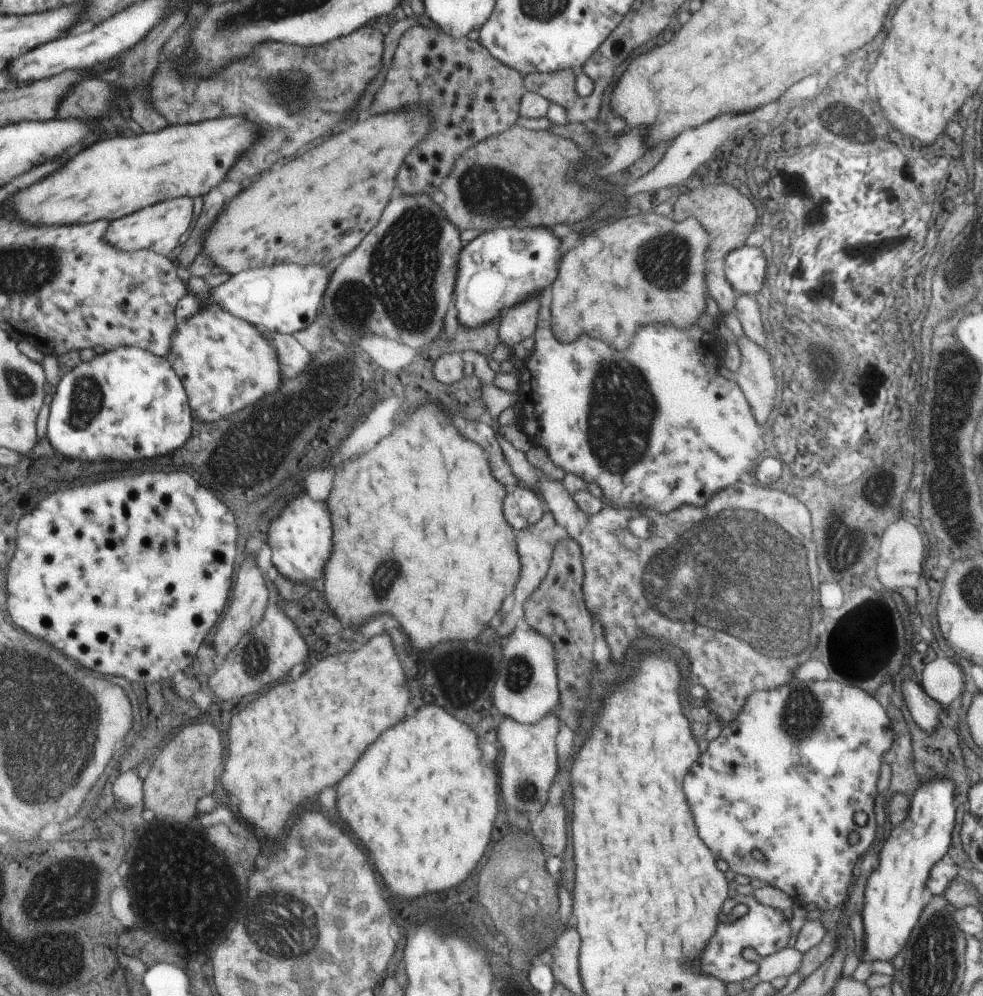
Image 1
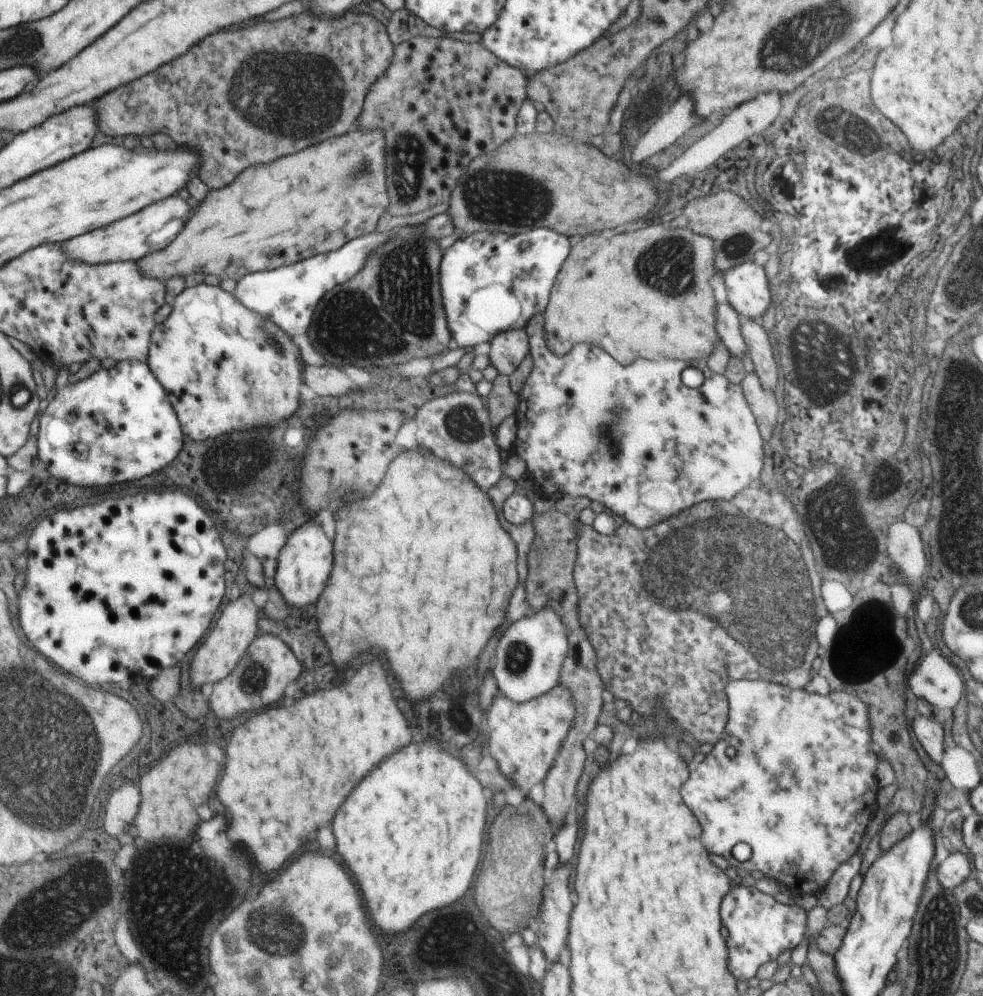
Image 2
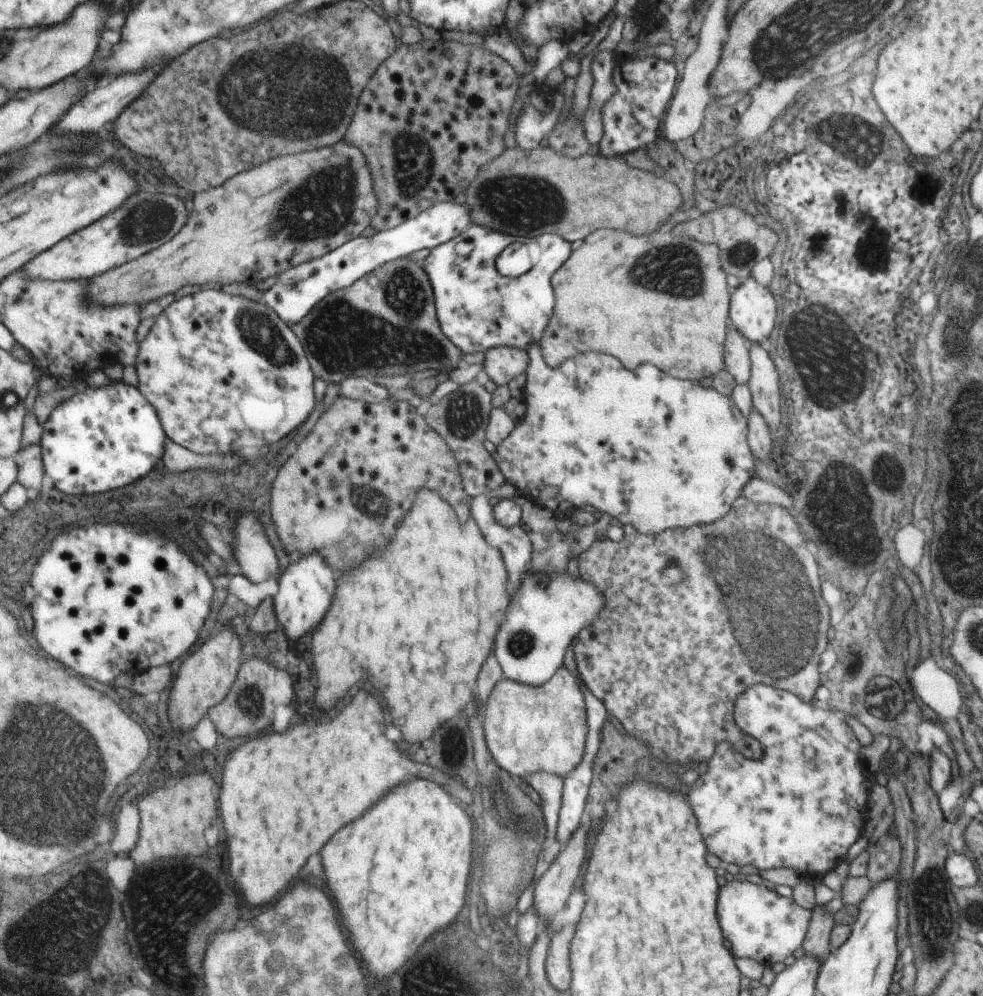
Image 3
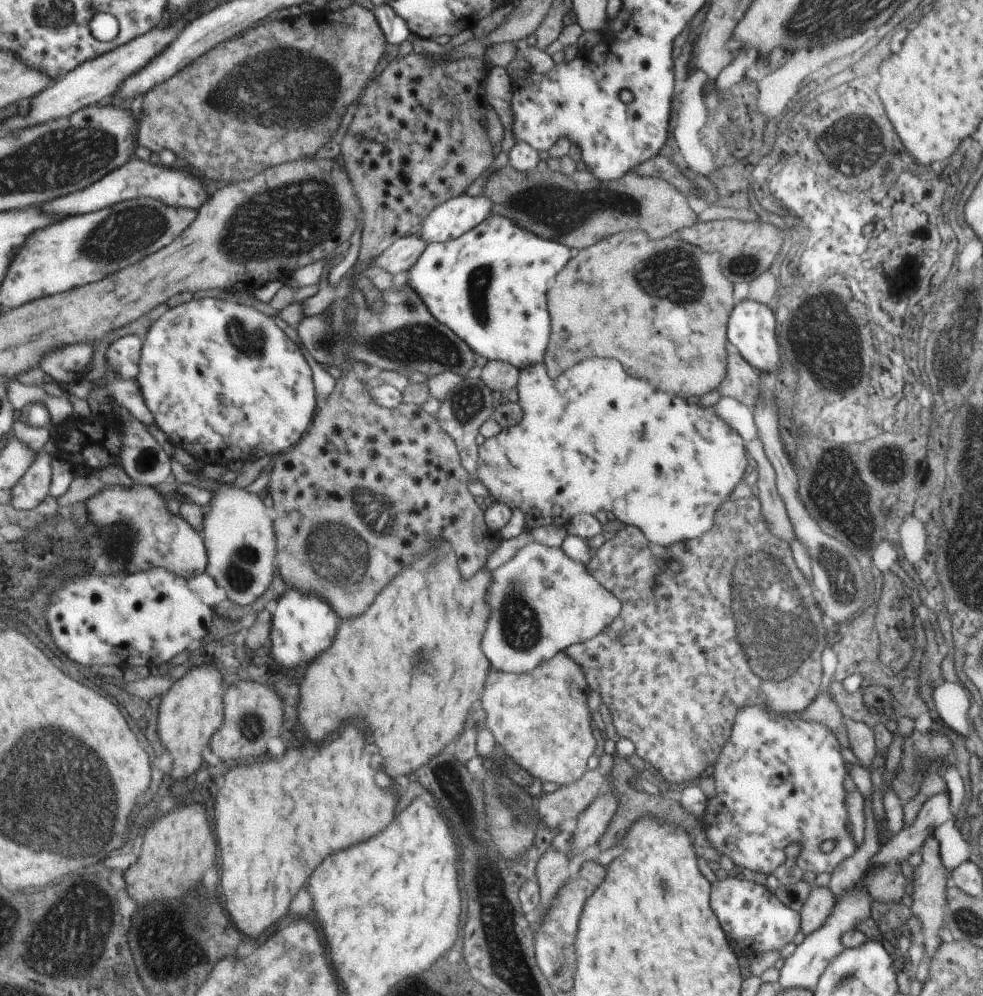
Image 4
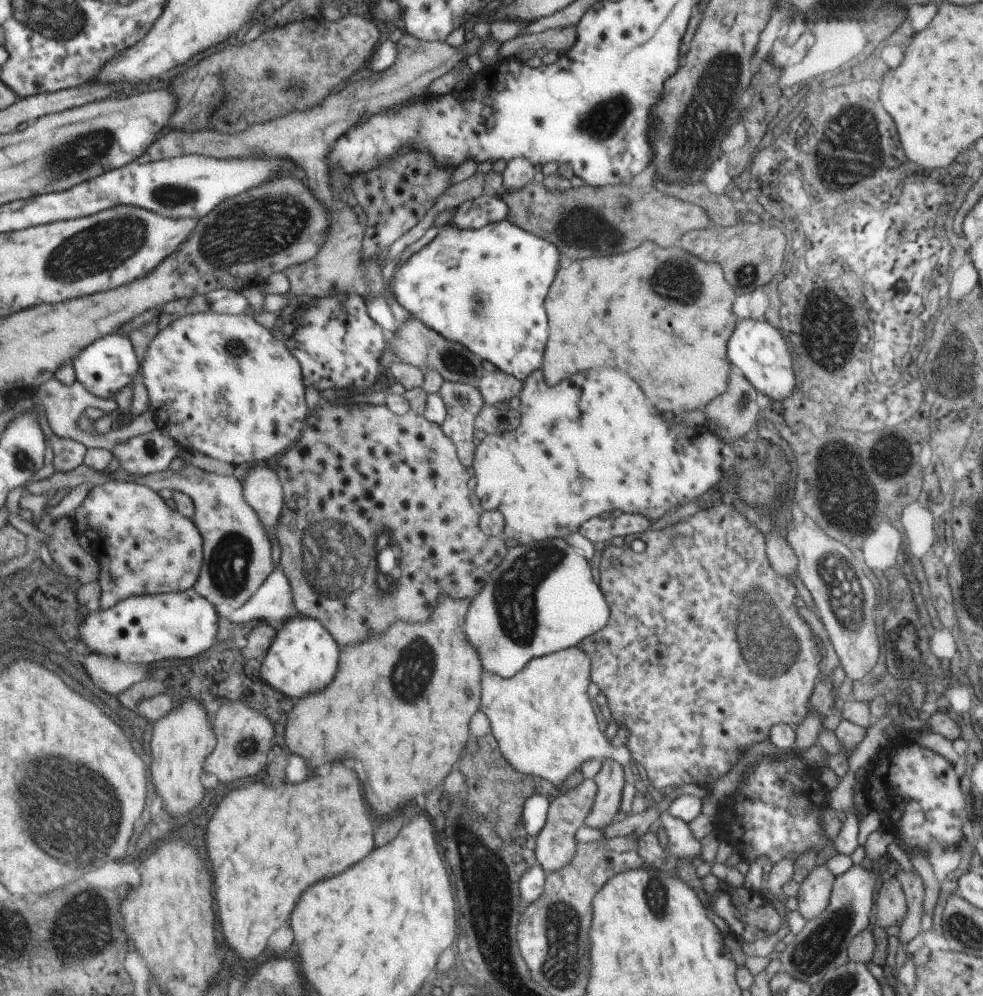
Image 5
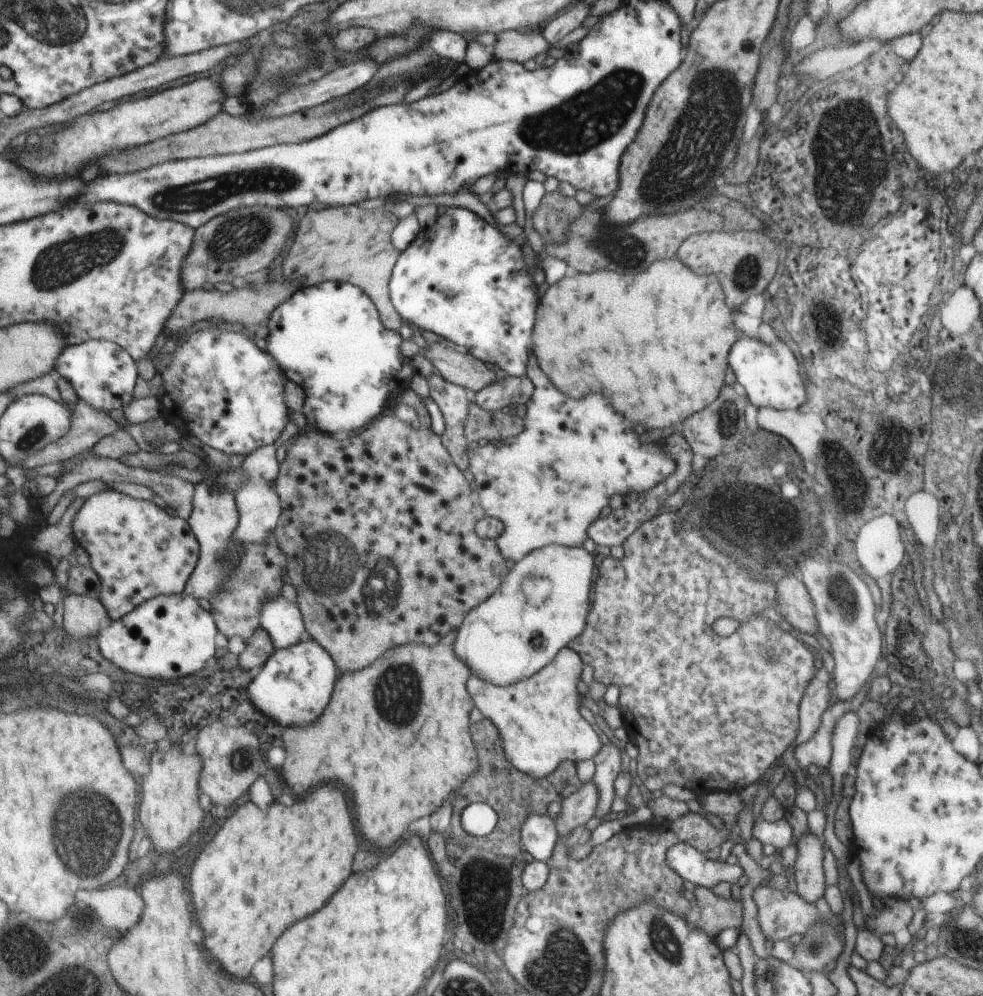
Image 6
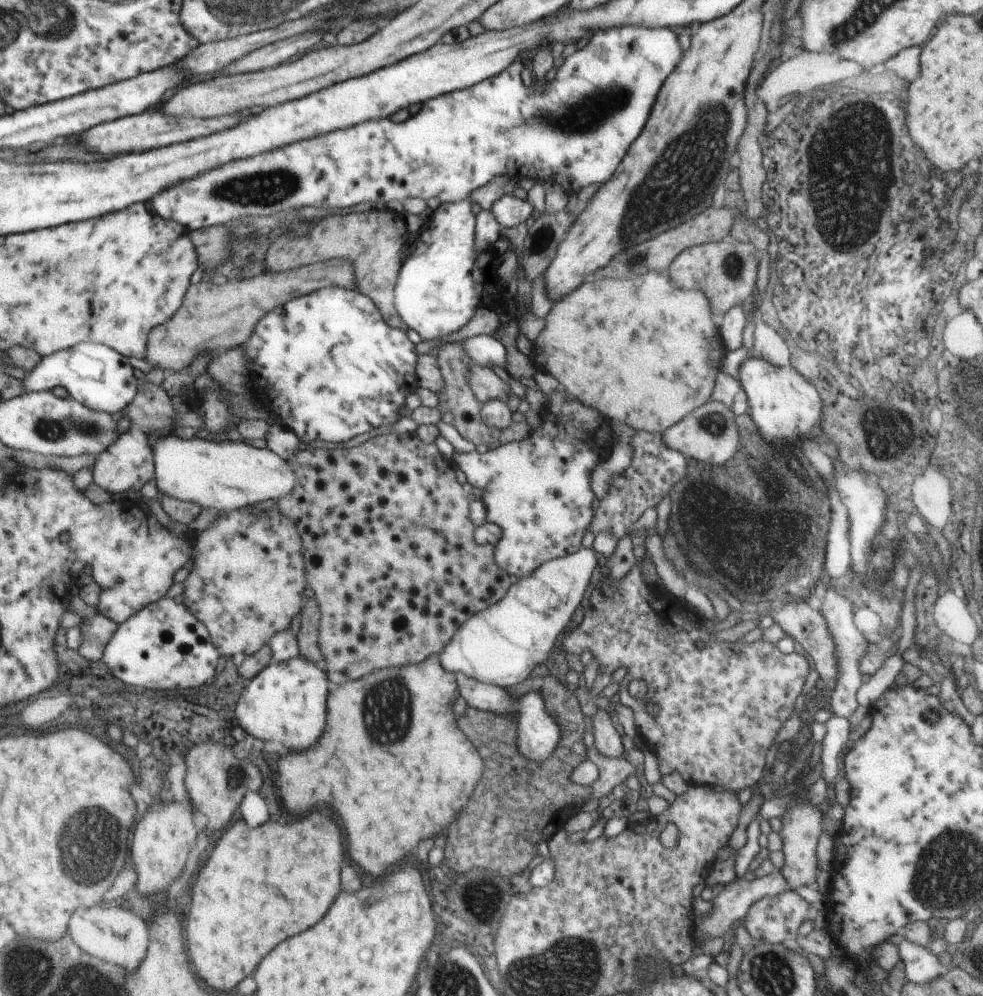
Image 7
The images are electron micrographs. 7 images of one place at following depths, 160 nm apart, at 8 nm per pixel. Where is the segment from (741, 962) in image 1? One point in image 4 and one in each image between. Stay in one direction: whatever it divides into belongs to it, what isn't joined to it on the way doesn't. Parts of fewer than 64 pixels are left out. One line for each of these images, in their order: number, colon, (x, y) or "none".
2: (764, 928)
3: (761, 925)
4: (755, 917)

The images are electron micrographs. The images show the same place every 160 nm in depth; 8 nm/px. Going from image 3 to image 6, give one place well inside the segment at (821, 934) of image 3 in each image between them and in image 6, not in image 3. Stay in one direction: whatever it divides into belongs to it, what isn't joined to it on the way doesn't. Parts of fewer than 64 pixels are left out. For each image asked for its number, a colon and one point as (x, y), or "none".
4: (818, 904)
5: (813, 896)
6: (808, 869)

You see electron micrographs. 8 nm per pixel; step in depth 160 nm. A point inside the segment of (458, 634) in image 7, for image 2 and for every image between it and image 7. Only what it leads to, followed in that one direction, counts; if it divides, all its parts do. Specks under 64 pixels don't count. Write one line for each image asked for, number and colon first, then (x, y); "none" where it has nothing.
2: (530, 655)
3: (544, 616)
4: (541, 601)
5: (542, 598)
6: (542, 604)

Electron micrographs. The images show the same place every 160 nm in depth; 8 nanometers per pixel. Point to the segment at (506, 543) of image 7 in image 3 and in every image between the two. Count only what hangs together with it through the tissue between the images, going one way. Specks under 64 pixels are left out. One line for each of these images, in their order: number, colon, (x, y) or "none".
3: (659, 453)
4: (594, 438)
5: (592, 443)
6: (547, 485)

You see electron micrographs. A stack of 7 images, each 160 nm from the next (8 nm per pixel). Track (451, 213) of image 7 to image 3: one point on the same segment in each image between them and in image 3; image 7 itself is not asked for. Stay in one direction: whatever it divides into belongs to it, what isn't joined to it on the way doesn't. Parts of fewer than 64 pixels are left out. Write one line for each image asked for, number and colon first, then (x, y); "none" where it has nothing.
3: (478, 309)
4: (489, 285)
5: (485, 288)
6: (462, 279)

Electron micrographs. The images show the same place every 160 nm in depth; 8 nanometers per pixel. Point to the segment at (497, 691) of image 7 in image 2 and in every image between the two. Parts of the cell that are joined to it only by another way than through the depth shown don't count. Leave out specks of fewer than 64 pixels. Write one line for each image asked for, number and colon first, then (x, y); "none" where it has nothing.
2: (525, 739)
3: (527, 728)
4: (541, 721)
5: (543, 721)
6: (538, 718)

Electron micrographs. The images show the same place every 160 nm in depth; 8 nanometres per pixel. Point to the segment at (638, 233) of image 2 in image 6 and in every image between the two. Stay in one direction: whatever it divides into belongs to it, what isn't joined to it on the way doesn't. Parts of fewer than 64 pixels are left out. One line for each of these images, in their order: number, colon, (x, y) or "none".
3: (661, 298)
4: (661, 307)
5: (671, 338)
6: (661, 338)

